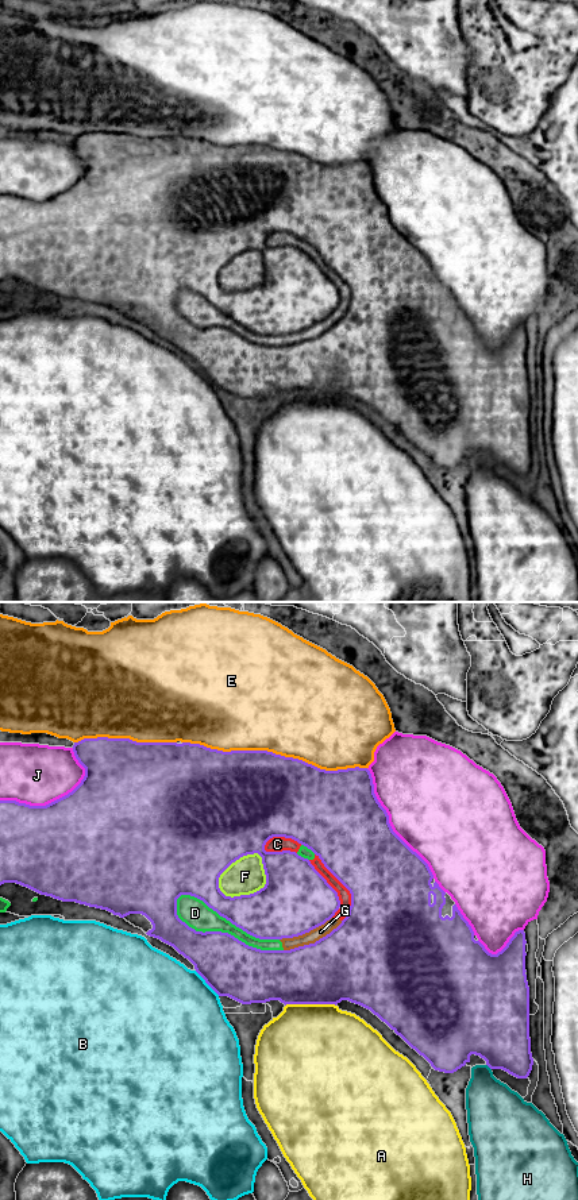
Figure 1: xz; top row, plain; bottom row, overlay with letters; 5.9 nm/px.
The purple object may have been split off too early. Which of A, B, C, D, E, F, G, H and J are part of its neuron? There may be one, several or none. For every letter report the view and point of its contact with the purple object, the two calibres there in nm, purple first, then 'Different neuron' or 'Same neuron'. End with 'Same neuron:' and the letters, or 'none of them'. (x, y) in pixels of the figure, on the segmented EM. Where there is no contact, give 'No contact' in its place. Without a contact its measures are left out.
A: Touches purple at xz (309, 1003). Thickness 380 nm (purple) against 500 nm. Different neuron
B: Touches purple at xz (207, 983). Thickness 340 nm (purple) against 500 nm. Different neuron
C: Touches purple at xz (280, 836). Thickness 500 nm (purple) against 100 nm. Different neuron
D: Touches purple at xz (220, 932). Thickness 340 nm (purple) against 170 nm. Different neuron
E: Touches purple at xz (274, 753). Thickness 500 nm (purple) against 500 nm. Different neuron
F: Touches purple at xz (235, 860). Thickness 500 nm (purple) against 220 nm. Different neuron
G: Touches purple at xz (312, 944). Thickness 440 nm (purple) against 70 nm. Different neuron
H: Touches purple at xz (488, 1065). Thickness 420 nm (purple) against 300 nm. Different neuron
J: Touches purple at xz (46, 805). Thickness 500 nm (purple) against 360 nm. Different neuron
Same neuron: none of them

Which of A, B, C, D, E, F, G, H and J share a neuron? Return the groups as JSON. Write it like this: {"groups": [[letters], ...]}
{"groups": [["A"], ["B"], ["C", "D", "F", "G"], ["E"], ["H"], ["J"]]}

